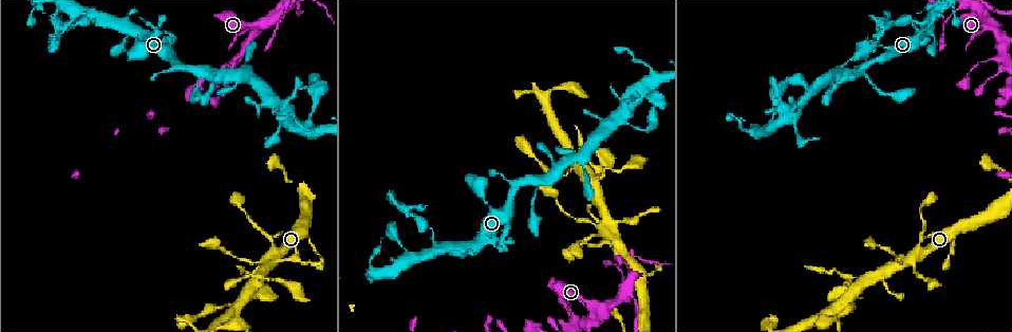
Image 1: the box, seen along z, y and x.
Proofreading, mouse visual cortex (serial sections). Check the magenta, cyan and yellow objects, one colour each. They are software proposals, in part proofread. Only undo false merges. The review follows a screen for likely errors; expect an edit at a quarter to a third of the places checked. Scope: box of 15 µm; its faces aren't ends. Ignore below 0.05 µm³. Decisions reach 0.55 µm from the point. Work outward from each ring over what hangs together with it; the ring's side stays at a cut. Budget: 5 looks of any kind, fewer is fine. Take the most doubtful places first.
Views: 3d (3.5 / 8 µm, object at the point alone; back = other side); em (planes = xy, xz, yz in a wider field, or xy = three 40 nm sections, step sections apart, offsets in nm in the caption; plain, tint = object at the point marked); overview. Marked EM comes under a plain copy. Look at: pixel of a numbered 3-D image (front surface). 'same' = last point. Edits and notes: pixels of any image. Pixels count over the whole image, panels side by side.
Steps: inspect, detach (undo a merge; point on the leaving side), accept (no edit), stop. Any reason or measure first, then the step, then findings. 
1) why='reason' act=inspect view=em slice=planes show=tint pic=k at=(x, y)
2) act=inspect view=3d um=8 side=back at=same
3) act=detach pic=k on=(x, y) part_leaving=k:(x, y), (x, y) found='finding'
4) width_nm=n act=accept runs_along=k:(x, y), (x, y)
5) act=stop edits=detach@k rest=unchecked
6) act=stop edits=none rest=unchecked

why='sudden change in width' act=inspect view=3d um=3.5 side=back pic=1 at=(599, 308)

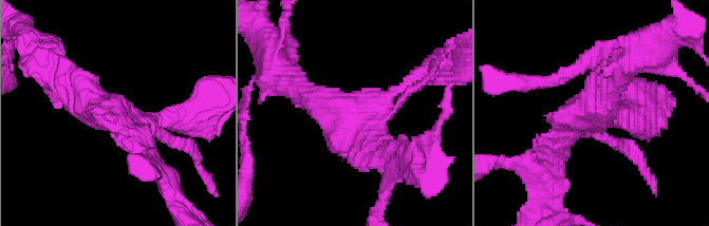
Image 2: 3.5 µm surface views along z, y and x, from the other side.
act=inspect view=em slice=xy step=3 show=tint pic=2 at=(595, 121)

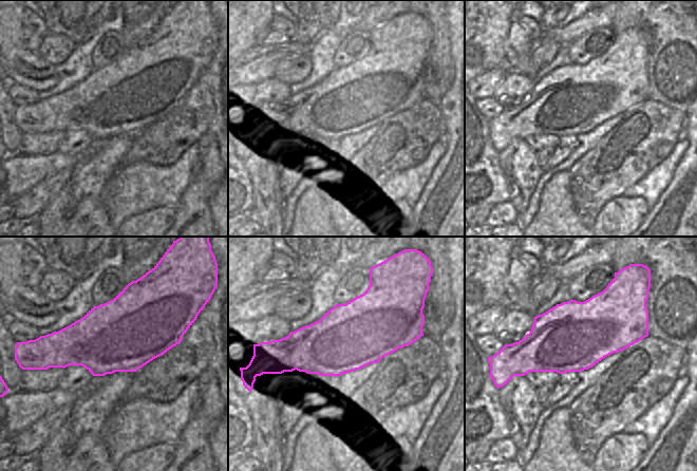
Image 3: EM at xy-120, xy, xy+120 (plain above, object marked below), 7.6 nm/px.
act=accept runs_along=2:(187, 119), (122, 119), (63, 83) found='one cell here'

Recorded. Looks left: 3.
why='side arm on a straight run' act=inspect view=3d um=8 pic=1 at=(928, 21)

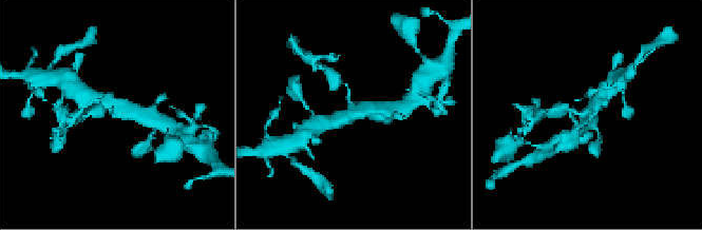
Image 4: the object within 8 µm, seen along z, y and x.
why='closer look' act=inspect view=3d um=3.5 pic=4 at=(119, 110)

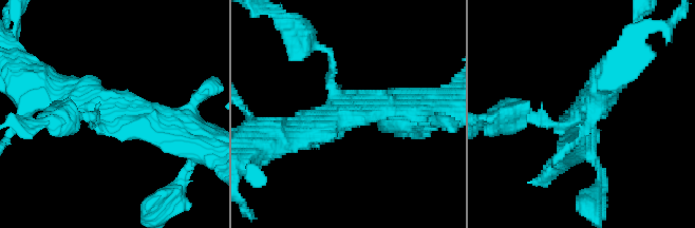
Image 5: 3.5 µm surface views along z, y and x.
why='now the EM' act=inspect view=em slice=xy step=3 show=tint pic=5 at=(350, 115)

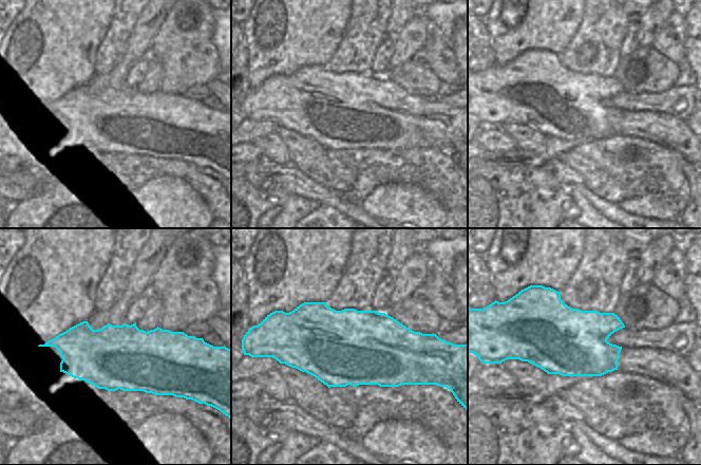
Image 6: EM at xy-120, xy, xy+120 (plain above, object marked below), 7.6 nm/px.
act=detach pic=5 on=(518, 125) part_leaving=5:(547, 121), (514, 114), (495, 118) found='a second cell is stuck on'

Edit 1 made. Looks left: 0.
act=stop edits=detach@5 rest=unchecked

